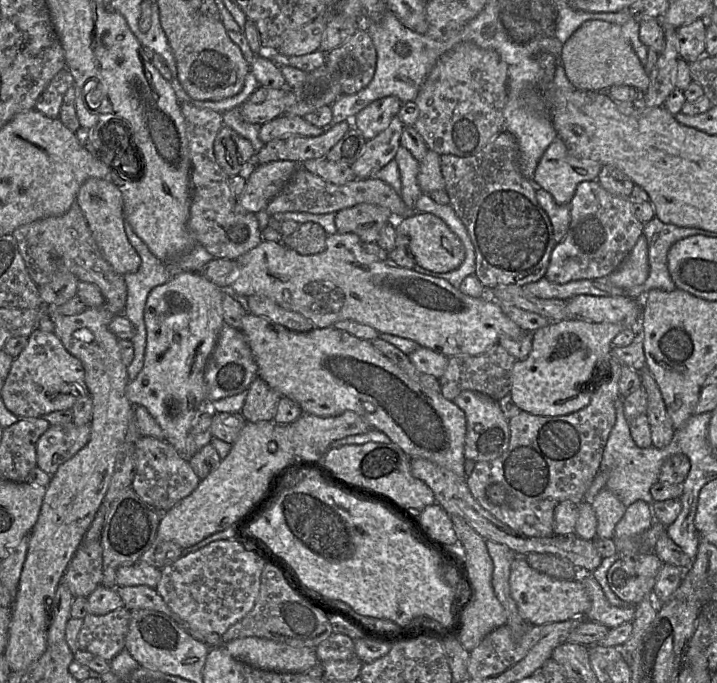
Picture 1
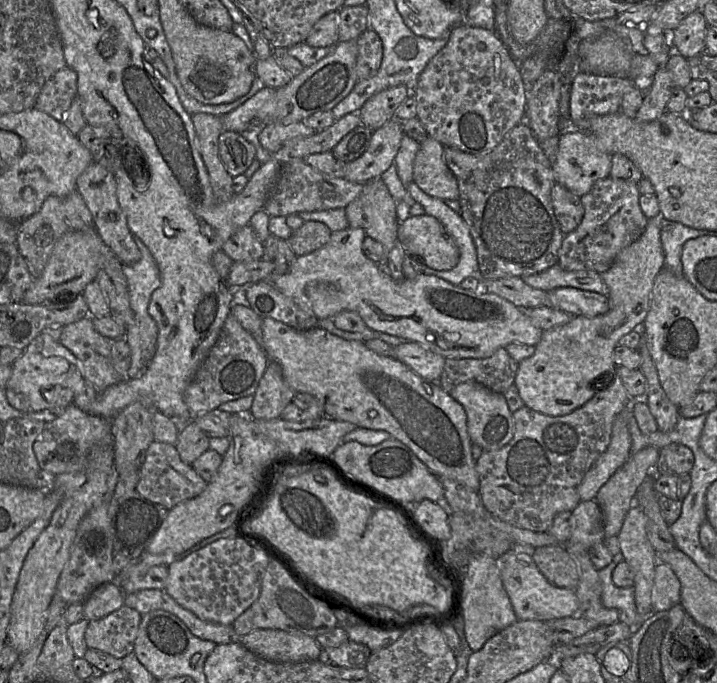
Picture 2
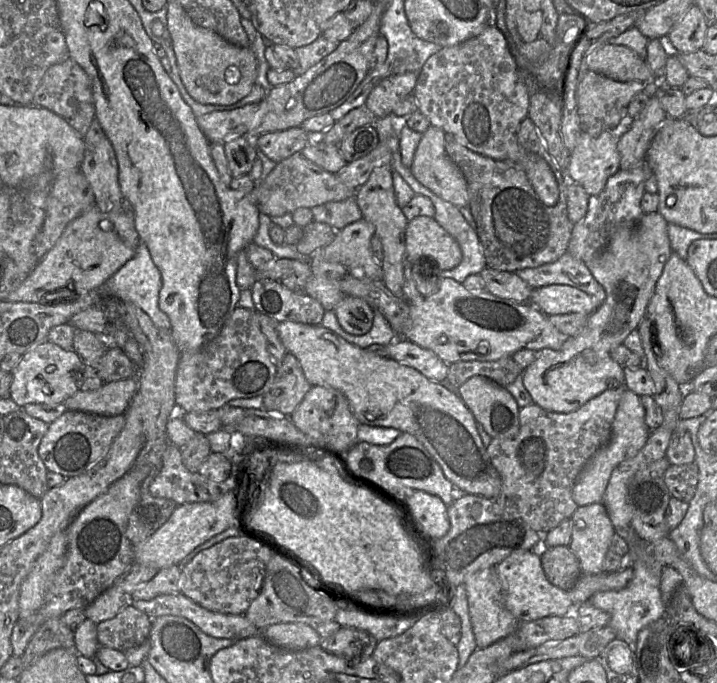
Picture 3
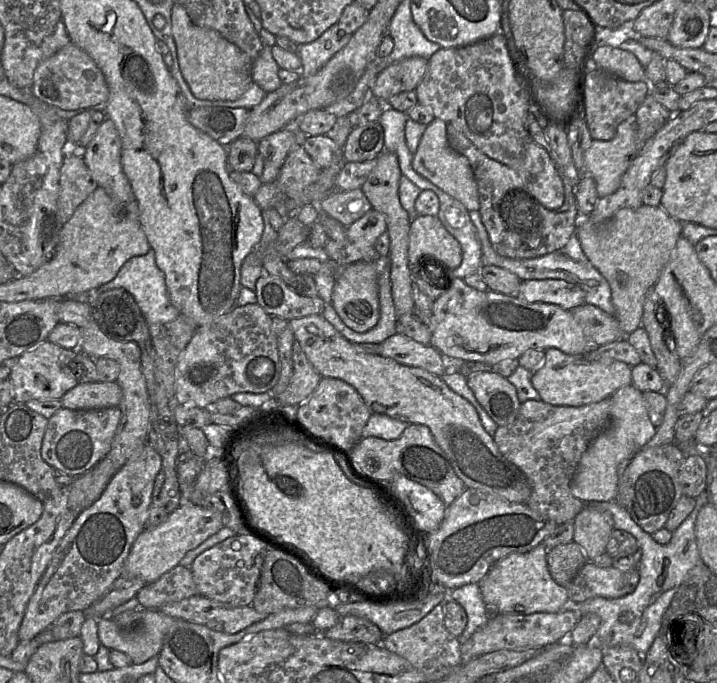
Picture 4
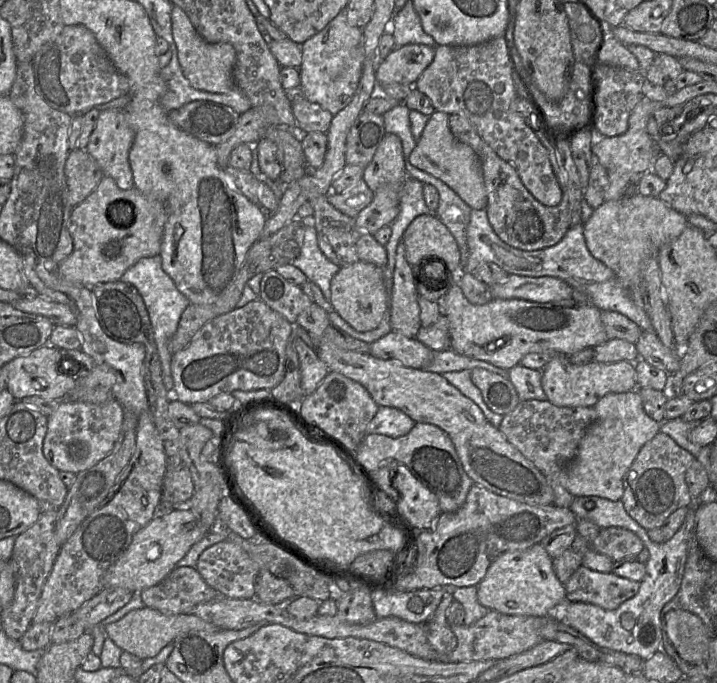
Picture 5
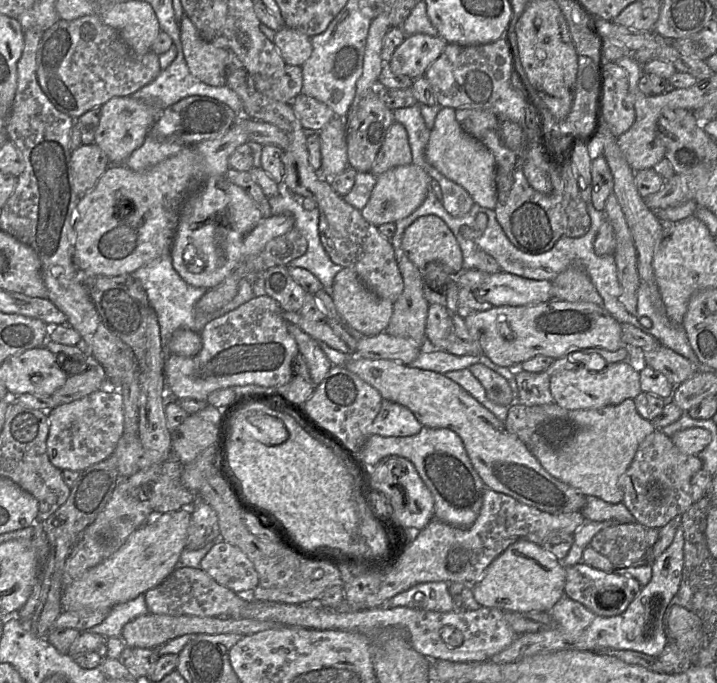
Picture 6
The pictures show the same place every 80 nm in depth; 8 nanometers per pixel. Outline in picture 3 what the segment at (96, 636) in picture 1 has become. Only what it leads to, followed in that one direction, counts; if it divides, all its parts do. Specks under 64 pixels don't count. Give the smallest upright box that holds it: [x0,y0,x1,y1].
[97,606,152,652]

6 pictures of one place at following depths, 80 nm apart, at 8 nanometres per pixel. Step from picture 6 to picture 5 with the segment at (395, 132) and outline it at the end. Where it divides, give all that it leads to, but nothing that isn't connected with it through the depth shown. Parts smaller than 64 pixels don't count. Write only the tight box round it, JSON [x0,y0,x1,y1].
[363,132,407,192]

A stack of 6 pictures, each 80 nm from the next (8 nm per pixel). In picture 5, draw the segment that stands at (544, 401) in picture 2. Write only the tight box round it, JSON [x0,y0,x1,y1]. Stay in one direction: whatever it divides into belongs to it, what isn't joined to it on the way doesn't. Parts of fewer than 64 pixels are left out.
[541,185,688,407]

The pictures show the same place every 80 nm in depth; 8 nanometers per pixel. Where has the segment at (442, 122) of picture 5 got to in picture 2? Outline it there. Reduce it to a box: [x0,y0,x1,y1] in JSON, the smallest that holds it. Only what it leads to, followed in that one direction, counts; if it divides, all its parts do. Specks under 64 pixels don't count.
[413,136,458,200]

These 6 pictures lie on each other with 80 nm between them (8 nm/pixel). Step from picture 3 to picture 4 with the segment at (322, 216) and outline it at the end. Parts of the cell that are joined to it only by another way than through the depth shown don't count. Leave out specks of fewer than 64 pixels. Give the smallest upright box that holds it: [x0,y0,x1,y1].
[317,188,372,227]

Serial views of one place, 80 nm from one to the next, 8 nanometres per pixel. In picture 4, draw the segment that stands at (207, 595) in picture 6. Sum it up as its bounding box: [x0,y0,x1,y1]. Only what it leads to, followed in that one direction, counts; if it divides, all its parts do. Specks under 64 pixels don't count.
[135,566,197,609]

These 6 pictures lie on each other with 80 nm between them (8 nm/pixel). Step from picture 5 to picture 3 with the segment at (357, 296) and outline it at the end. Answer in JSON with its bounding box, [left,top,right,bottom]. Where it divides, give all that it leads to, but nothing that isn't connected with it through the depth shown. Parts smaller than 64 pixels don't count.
[333,295,374,335]

